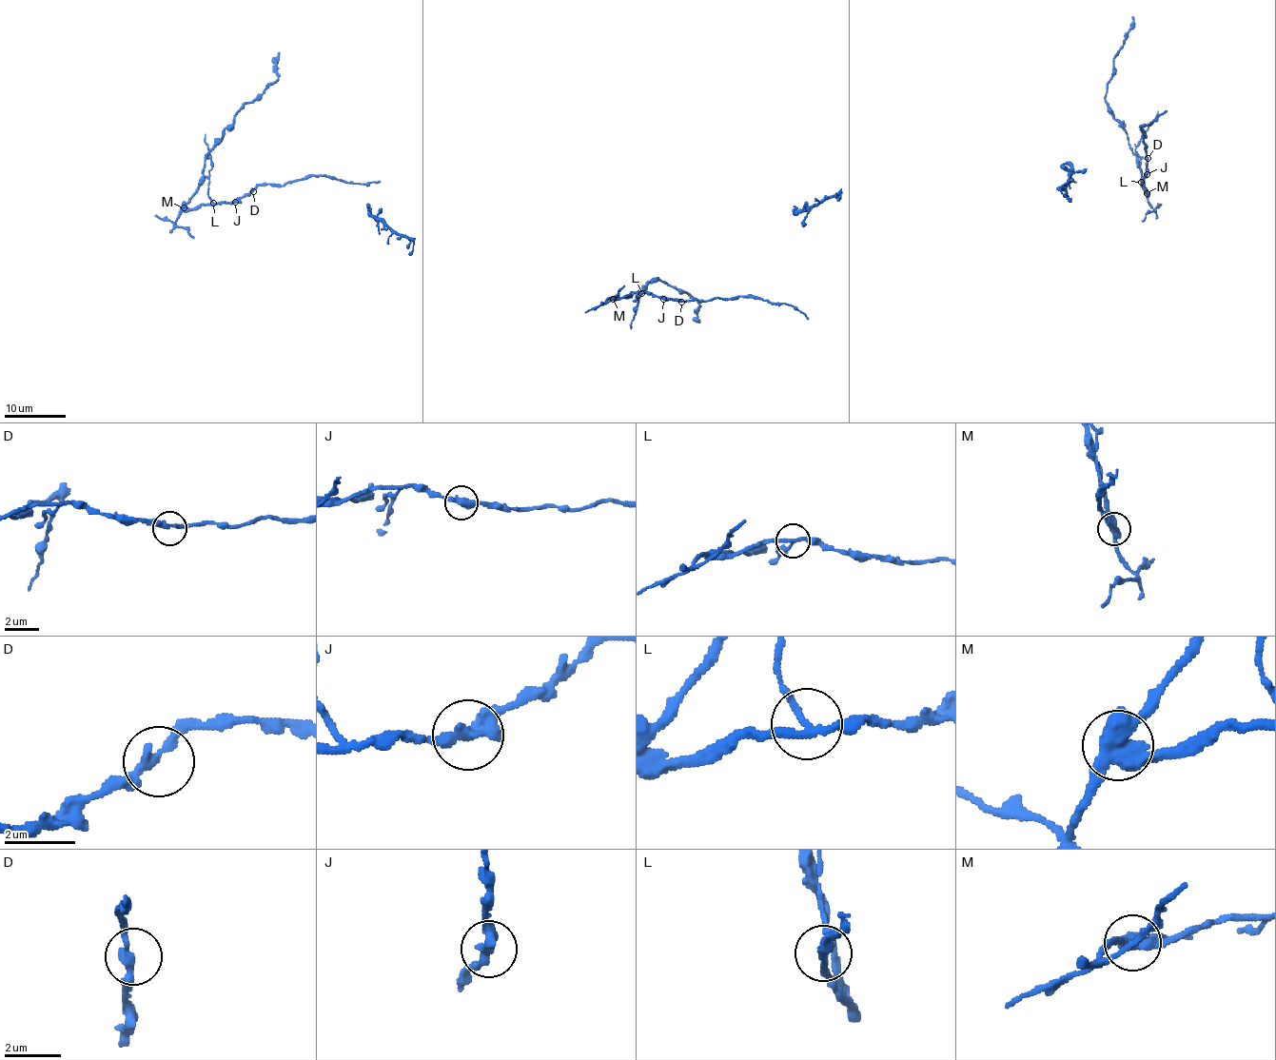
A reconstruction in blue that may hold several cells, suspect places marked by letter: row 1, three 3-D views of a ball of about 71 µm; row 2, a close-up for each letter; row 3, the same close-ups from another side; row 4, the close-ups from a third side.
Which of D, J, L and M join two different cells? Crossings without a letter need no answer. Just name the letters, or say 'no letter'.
L, M

